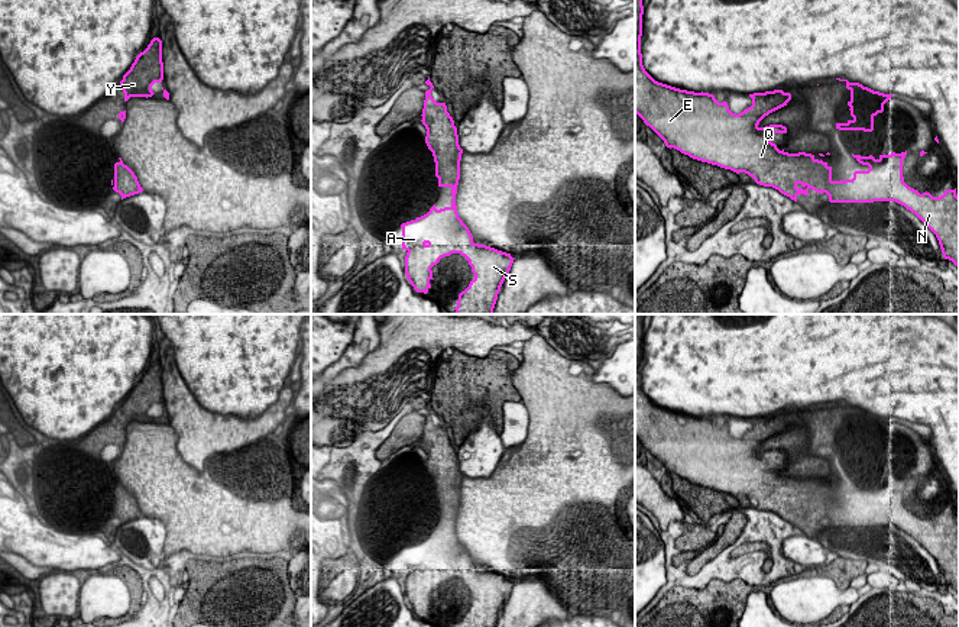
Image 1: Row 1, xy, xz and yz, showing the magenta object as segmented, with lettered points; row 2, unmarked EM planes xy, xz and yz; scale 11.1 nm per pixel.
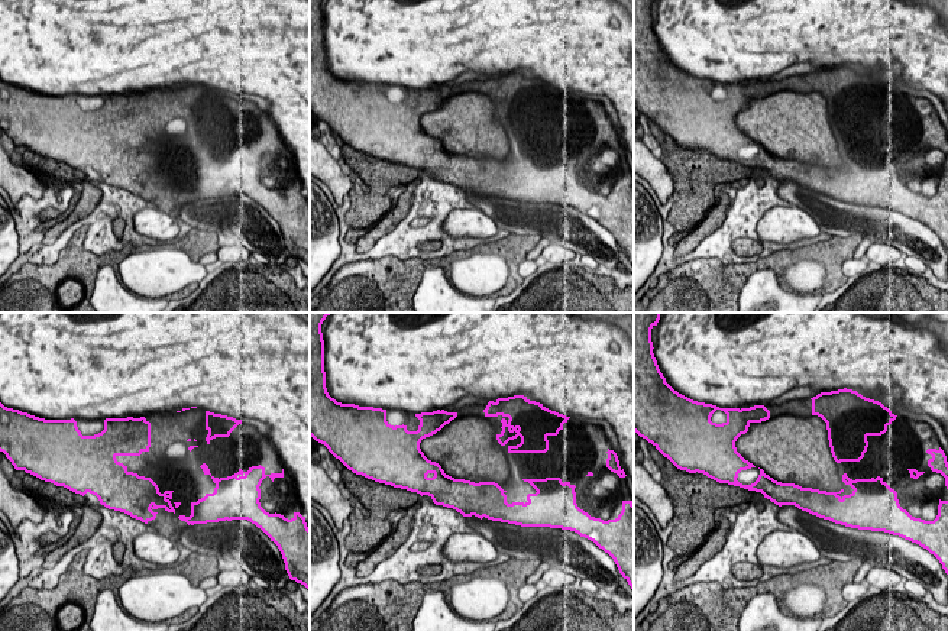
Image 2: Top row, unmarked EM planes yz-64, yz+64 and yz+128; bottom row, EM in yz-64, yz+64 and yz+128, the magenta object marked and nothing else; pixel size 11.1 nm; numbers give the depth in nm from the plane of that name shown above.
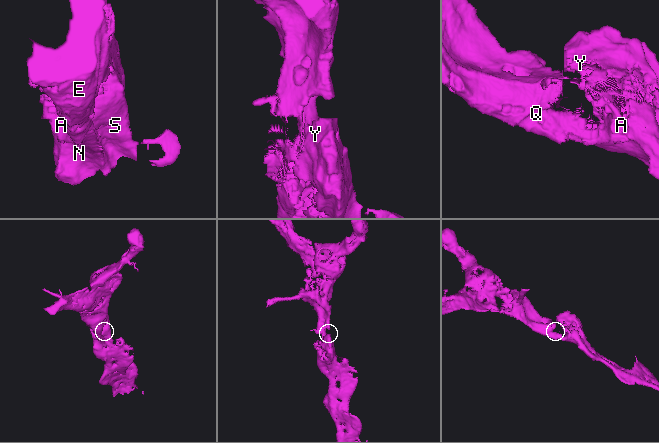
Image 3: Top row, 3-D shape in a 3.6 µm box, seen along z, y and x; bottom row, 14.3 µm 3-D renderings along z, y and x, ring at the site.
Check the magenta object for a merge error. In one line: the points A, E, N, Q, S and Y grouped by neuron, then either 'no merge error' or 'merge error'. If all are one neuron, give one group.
A E N Q S Y | no merge error

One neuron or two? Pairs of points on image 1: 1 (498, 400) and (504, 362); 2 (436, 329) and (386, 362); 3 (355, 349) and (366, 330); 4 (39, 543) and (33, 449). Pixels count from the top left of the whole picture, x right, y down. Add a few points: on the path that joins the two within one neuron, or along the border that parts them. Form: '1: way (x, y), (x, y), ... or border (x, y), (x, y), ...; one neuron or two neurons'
1: way (492, 390), (493, 371); one neuron
2: way (424, 330), (398, 355); one neuron
3: way (359, 345), (366, 335); one neuron
4: way (32, 520), (32, 485), (28, 472); one neuron

